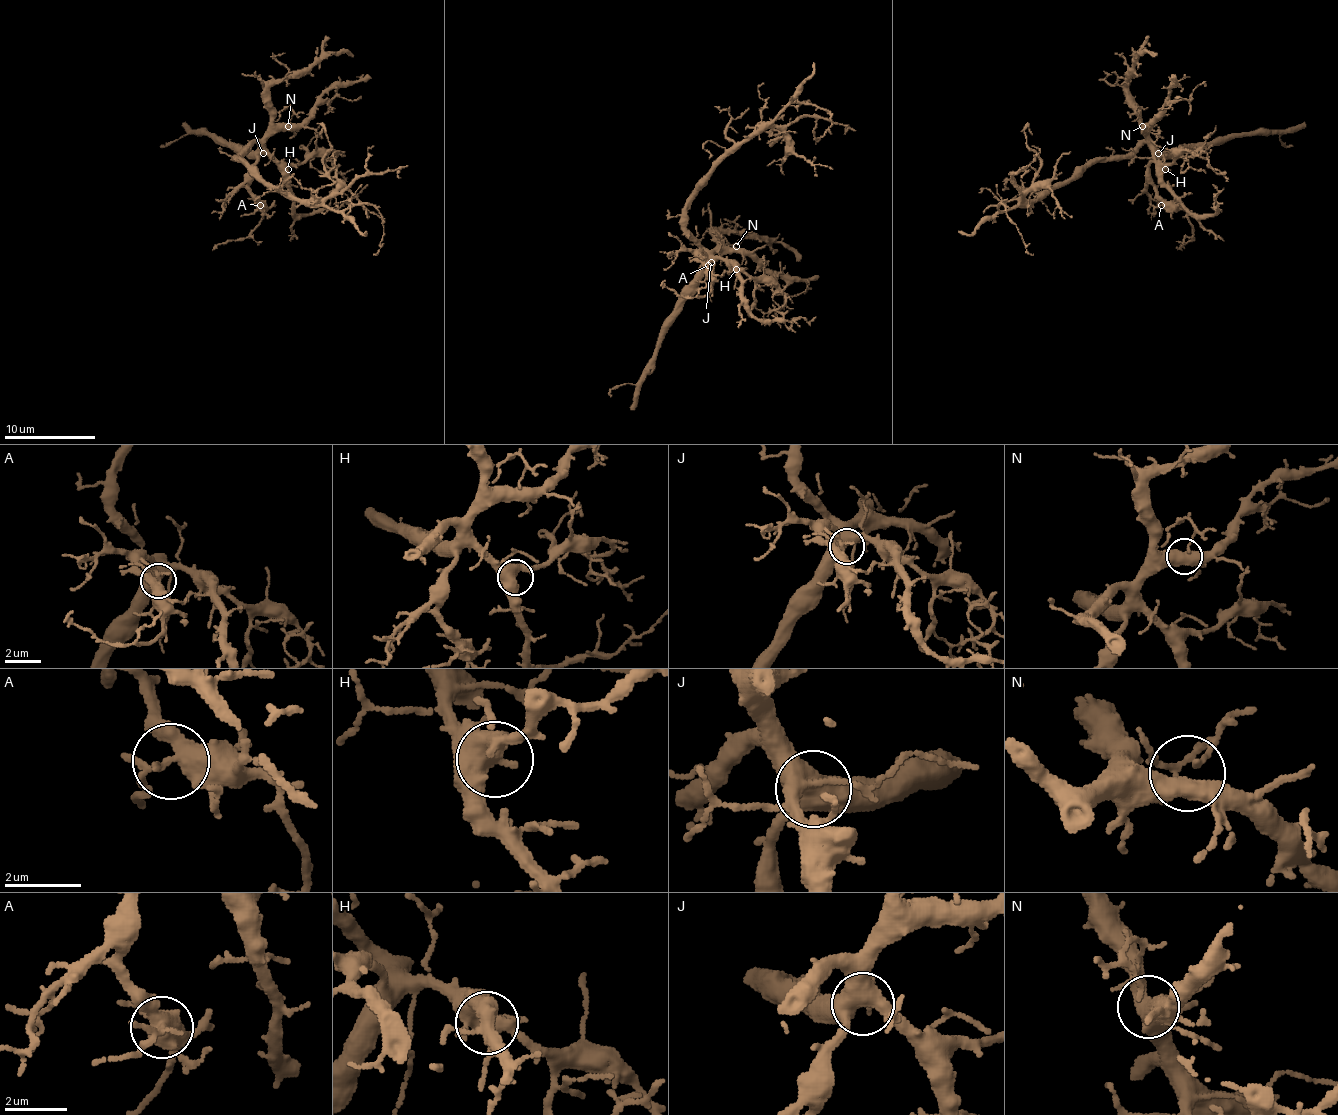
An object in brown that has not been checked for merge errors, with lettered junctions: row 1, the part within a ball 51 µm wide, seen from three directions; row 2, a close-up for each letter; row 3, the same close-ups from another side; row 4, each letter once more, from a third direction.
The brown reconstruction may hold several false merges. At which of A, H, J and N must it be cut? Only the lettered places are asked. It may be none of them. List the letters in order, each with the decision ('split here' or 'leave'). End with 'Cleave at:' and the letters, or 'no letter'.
A: leave
H: leave
J: leave
N: leave
Cleave at: no letter

